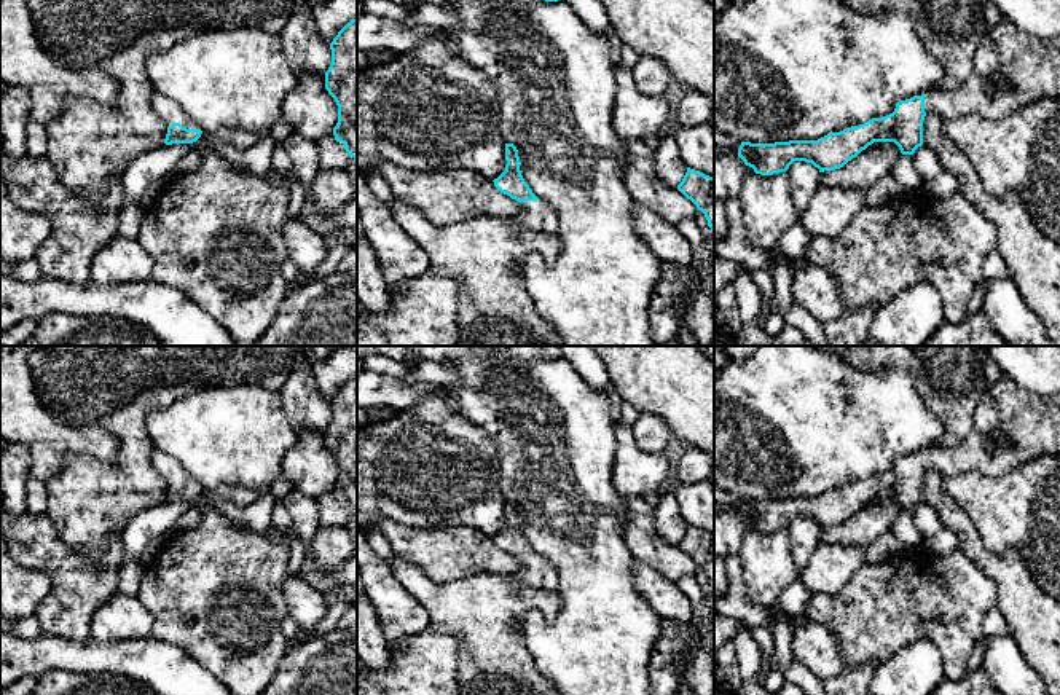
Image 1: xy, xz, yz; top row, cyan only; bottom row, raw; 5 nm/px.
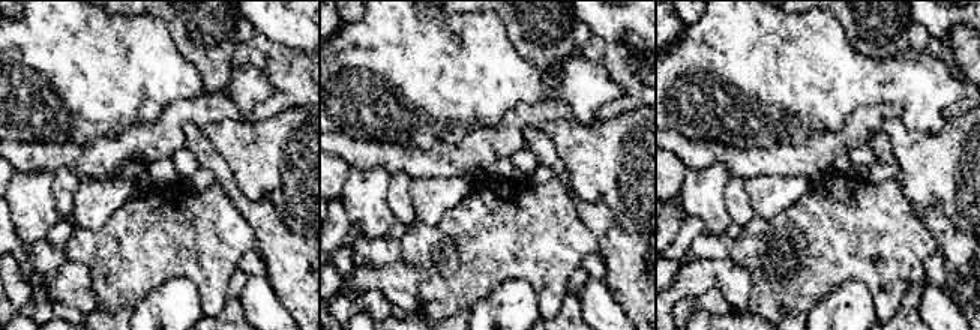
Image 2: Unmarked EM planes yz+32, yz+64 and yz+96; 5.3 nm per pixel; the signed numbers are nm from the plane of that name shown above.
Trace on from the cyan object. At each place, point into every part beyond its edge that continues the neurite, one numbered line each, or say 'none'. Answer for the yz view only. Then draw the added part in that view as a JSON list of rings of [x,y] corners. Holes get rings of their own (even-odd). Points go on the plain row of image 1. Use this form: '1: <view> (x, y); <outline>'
1: yz (1030, 421); [[[1001,373],[993,386],[985,387],[974,410],[969,435],[956,446],[926,450],[925,469],[937,470],[942,478],[963,475],[971,470],[988,477],[1001,477],[1042,454],[1060,454],[1060,405],[1052,399],[1017,386],[1009,376]],[[995,432],[1004,434],[1012,445],[1001,445],[996,451],[990,451],[987,440]]]

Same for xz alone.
1: xz (534, 573); [[[544,556],[520,560],[520,569],[510,574],[513,582],[542,591],[558,590],[558,572]]]

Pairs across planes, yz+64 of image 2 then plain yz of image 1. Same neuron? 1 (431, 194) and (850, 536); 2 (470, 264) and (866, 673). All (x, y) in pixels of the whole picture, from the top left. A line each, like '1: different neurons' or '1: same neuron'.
1: different neurons
2: different neurons

